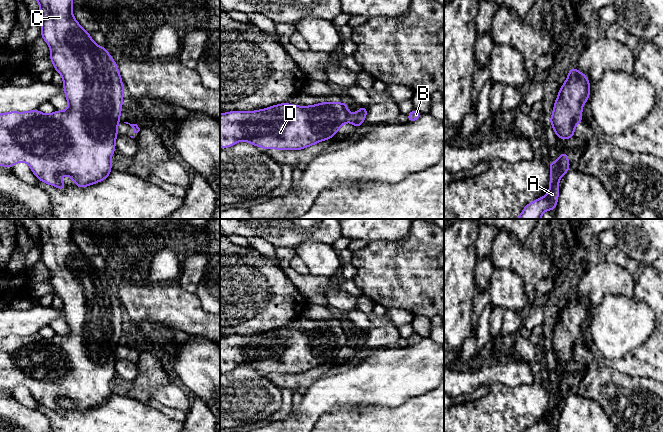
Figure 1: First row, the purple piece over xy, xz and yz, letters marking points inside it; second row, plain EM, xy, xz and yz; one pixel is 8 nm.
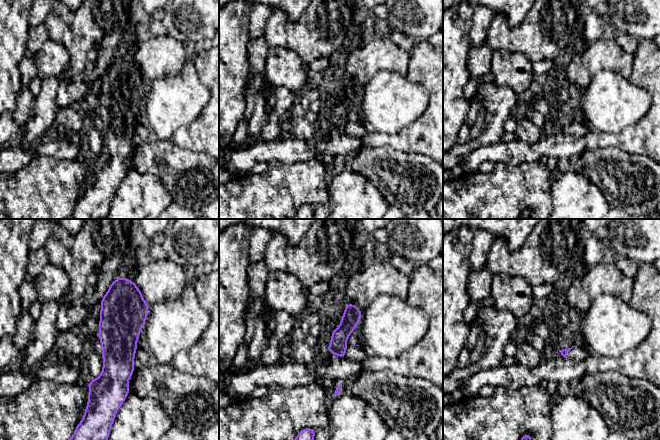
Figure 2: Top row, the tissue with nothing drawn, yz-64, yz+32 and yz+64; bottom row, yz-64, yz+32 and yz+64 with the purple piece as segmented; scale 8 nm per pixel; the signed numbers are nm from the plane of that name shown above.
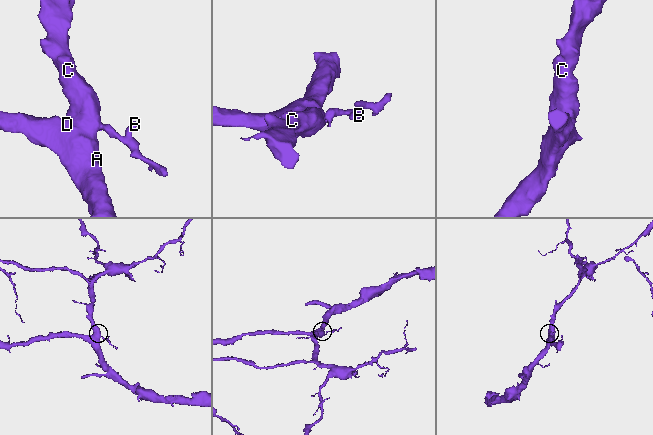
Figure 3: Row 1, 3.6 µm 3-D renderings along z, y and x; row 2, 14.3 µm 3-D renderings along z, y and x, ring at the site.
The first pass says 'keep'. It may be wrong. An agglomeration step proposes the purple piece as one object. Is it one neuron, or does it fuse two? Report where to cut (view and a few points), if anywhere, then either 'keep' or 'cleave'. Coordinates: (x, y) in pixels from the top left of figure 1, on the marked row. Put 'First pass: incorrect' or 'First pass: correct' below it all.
cut xz (349, 115), (346, 120); cleave
First pass: incorrect

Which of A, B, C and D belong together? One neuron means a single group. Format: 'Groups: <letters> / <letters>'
Groups: A C D / B

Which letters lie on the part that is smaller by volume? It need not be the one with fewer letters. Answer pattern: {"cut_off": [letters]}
{"cut_off": ["B"]}

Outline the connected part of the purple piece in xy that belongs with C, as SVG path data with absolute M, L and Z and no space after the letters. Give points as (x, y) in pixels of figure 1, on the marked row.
M37 0L40 5L41 37L50 47L50 60L54 70L63 77L64 95L69 108L43 114L38 109L27 112L0 114L0 166L11 168L17 162L26 162L33 174L42 182L55 186L61 191L67 187L60 177L70 176L79 188L101 182L112 171L111 157L116 149L117 124L120 122L124 86L117 63L105 47L98 46L90 33L77 22L72 14L73 0Z

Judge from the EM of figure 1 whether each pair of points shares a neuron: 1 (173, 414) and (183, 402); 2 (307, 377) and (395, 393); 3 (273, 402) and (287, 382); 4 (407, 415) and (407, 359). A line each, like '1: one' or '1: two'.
1: two
2: two
3: two
4: two

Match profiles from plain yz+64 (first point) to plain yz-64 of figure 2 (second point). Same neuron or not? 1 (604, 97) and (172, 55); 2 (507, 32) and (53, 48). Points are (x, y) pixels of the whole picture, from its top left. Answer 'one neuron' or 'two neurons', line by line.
1: two neurons
2: two neurons

